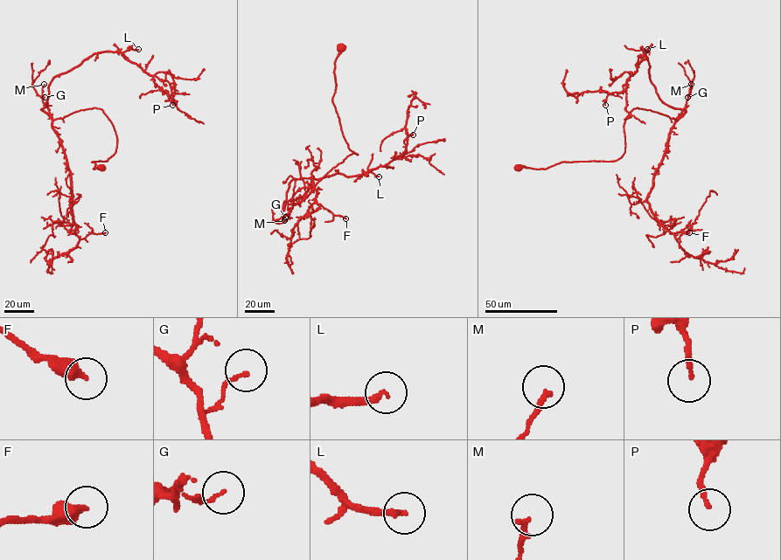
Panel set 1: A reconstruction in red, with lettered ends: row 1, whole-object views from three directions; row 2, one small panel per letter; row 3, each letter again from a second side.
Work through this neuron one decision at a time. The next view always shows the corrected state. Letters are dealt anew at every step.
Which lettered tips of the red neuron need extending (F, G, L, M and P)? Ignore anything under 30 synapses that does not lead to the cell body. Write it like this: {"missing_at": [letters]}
{"missing_at": ["L"]}

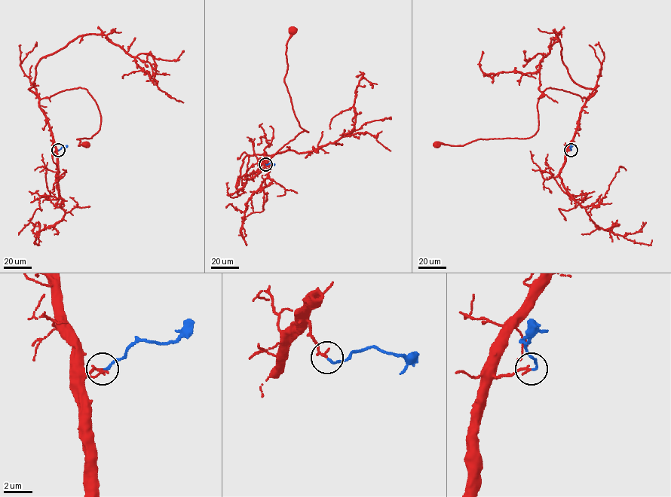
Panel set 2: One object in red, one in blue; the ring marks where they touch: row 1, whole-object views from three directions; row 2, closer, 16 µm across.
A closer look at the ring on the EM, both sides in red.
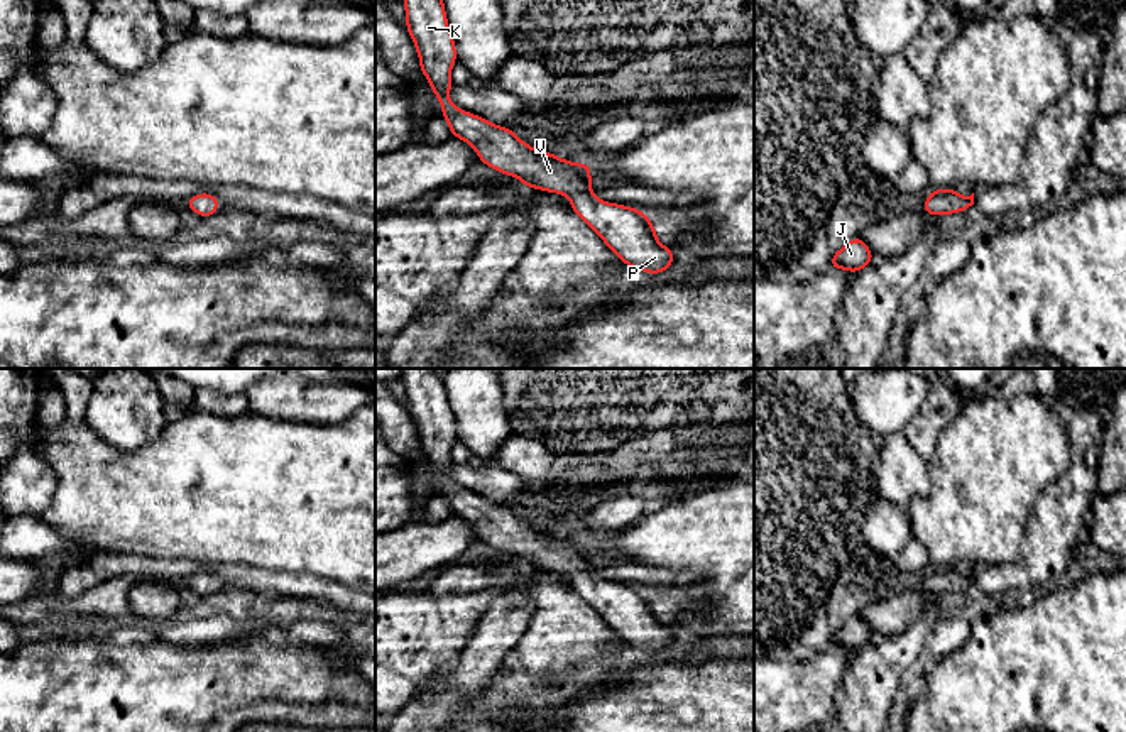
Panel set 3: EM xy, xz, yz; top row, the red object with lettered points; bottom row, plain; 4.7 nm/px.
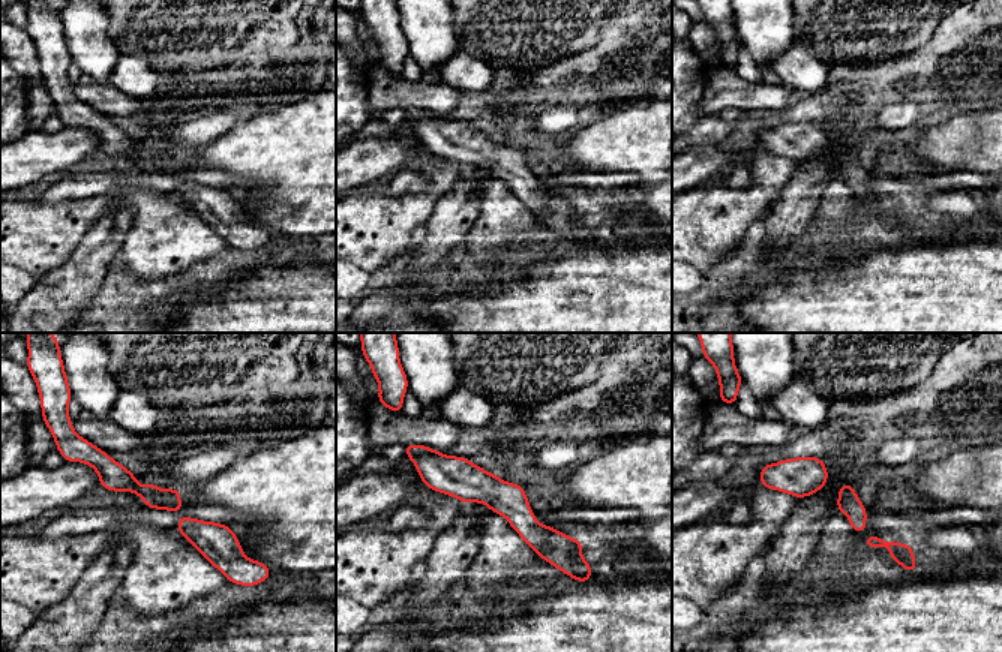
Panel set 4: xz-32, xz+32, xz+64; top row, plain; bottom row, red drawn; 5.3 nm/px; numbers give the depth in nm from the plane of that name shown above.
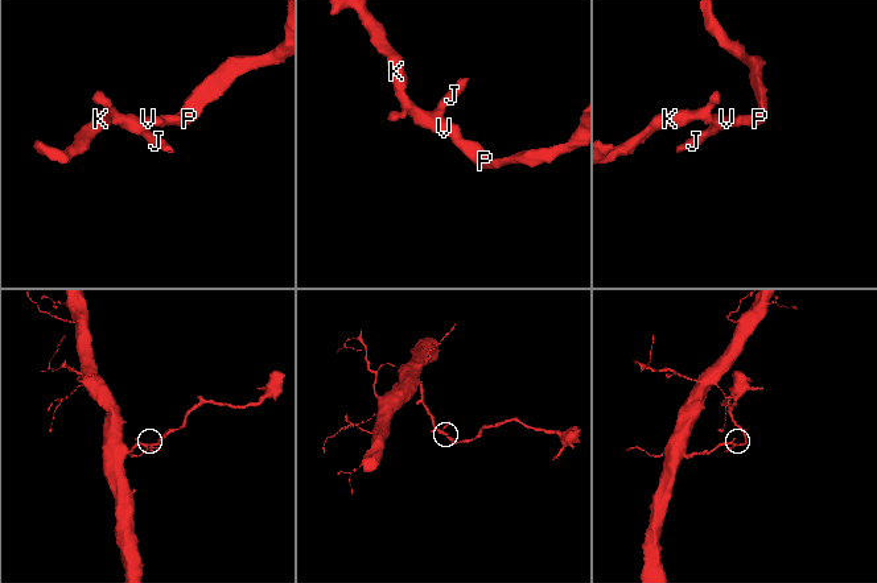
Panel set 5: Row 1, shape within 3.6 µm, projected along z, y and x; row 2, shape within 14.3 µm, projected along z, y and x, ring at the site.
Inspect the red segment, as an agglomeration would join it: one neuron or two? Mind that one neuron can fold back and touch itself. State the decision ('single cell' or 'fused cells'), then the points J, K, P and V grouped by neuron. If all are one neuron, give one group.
single cell; groups J K P V

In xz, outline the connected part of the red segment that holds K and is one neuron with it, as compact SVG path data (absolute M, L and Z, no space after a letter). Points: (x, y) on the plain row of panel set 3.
M402 369L406 407L414 419L421 451L443 487L440 492L455 517L468 521L478 539L497 551L516 554L526 566L570 576L570 587L627 644L663 653L673 639L673 625L658 620L644 590L607 582L592 571L590 541L577 543L527 524L509 505L499 505L453 483L448 470L456 441L455 418L446 399L441 369Z

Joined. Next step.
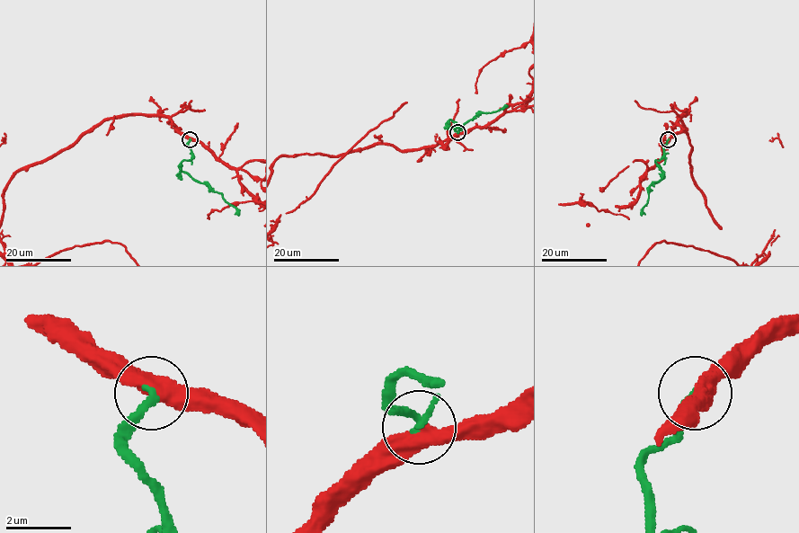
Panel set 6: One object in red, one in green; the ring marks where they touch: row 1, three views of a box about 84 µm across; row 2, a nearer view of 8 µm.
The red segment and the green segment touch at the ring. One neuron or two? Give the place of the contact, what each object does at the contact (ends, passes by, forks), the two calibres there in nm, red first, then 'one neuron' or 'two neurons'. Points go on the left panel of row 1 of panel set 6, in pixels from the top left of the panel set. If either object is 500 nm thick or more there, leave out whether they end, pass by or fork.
(190, 139) | red passes by | green ends | 480/240 nm | one neuron

